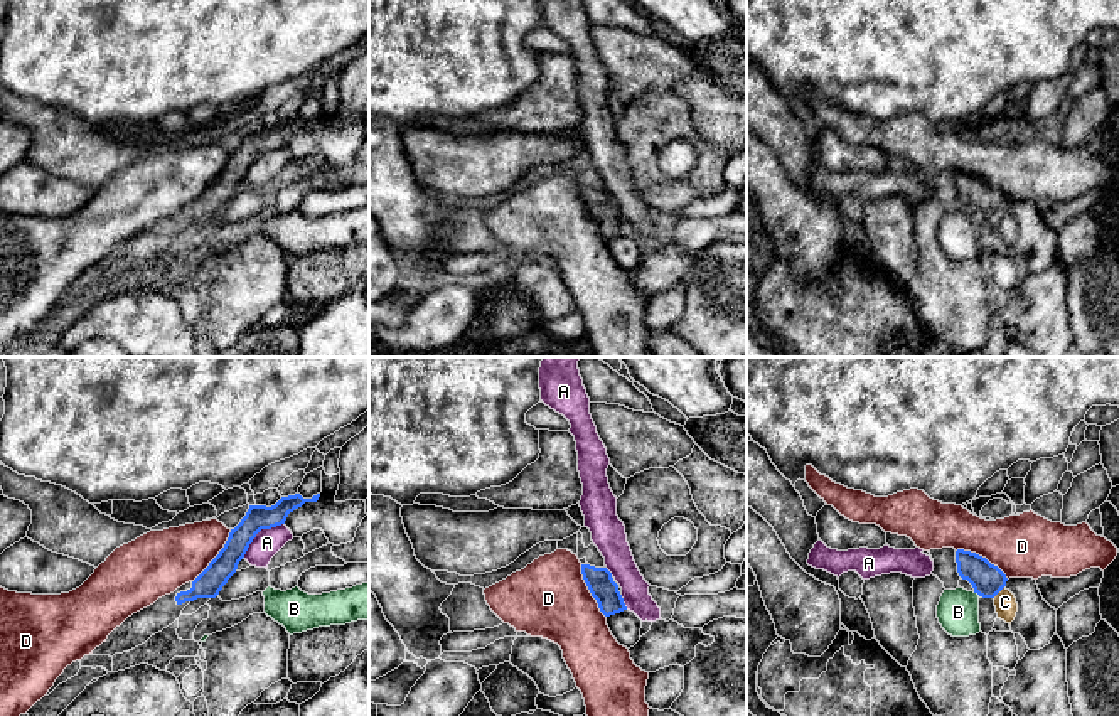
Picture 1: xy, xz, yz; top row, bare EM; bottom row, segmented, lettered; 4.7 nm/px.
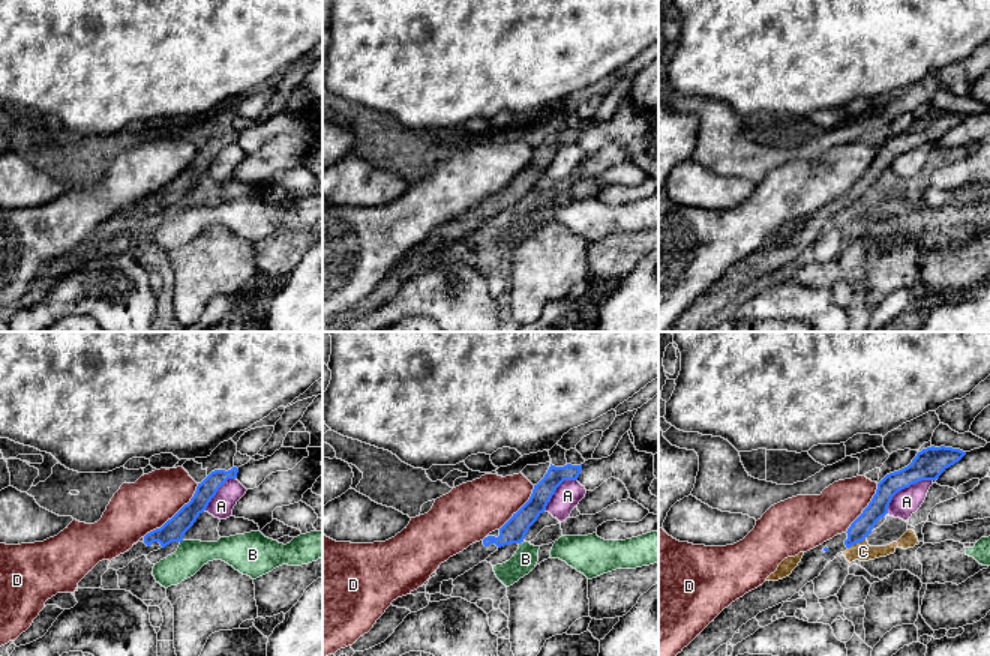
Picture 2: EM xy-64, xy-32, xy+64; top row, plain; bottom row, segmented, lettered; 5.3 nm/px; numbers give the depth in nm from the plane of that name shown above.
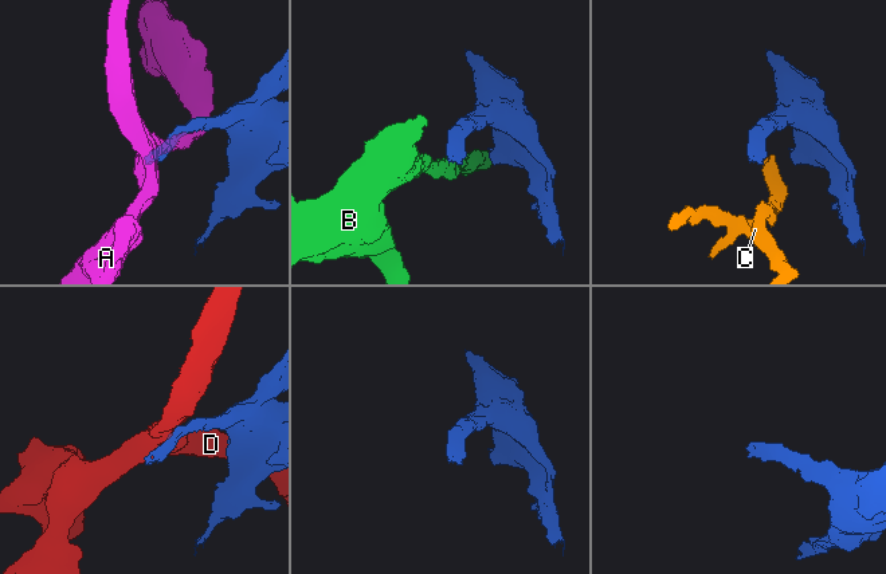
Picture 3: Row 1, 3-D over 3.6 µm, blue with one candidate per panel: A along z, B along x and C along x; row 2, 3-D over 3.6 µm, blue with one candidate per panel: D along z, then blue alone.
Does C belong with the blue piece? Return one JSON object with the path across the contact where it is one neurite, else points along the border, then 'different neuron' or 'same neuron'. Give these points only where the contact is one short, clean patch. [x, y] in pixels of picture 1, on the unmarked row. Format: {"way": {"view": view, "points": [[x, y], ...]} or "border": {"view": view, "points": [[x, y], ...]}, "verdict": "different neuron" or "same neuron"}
{"border": {"view": "yz", "points": [[1003, 209], [993, 219]]}, "verdict": "different neuron"}

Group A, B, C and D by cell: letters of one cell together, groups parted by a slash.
A / B / C / D

